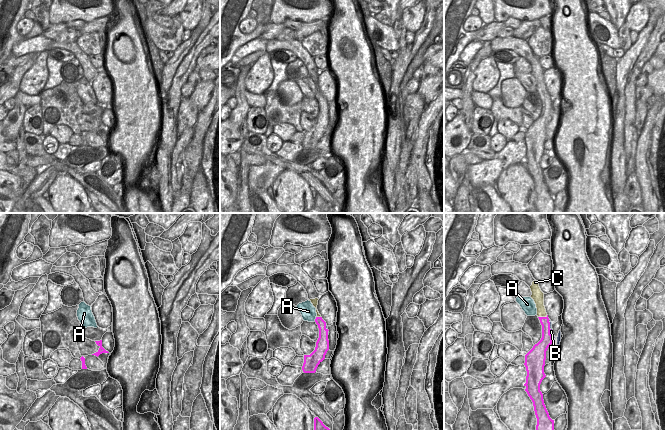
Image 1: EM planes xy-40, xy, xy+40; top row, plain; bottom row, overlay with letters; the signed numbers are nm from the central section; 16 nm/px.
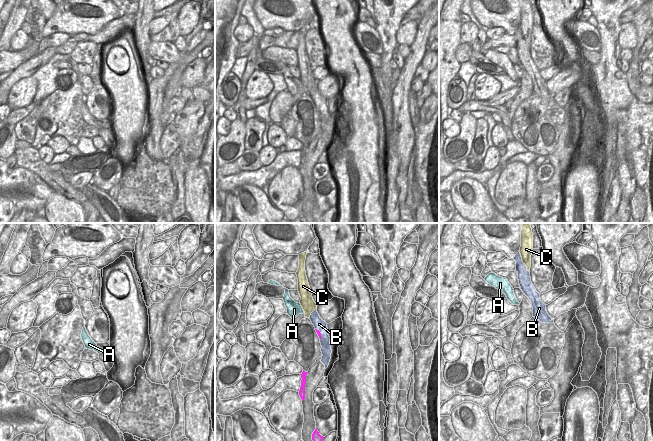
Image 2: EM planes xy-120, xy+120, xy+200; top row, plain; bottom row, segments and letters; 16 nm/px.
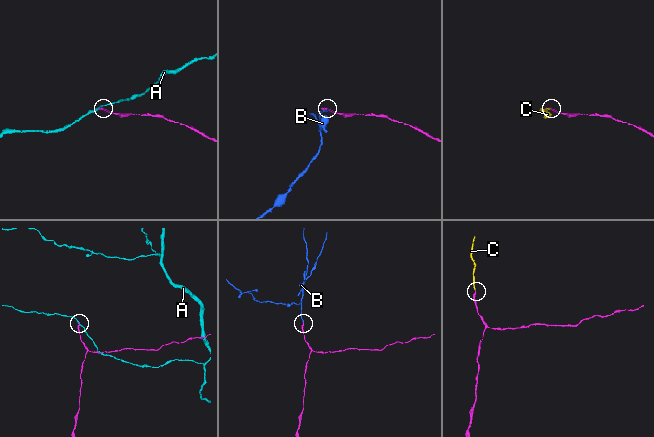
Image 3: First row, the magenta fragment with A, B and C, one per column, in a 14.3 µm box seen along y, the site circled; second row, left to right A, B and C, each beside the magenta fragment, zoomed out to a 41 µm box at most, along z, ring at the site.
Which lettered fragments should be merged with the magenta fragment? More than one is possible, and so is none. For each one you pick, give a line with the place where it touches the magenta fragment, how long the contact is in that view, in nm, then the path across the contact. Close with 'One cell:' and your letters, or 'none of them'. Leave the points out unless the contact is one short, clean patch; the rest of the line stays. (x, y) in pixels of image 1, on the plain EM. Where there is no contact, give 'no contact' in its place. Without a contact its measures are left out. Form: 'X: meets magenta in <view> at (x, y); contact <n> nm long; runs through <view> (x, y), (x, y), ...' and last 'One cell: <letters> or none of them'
C: meets magenta in xy+40 at (542, 93); contact 160 nm long
One cell: C

